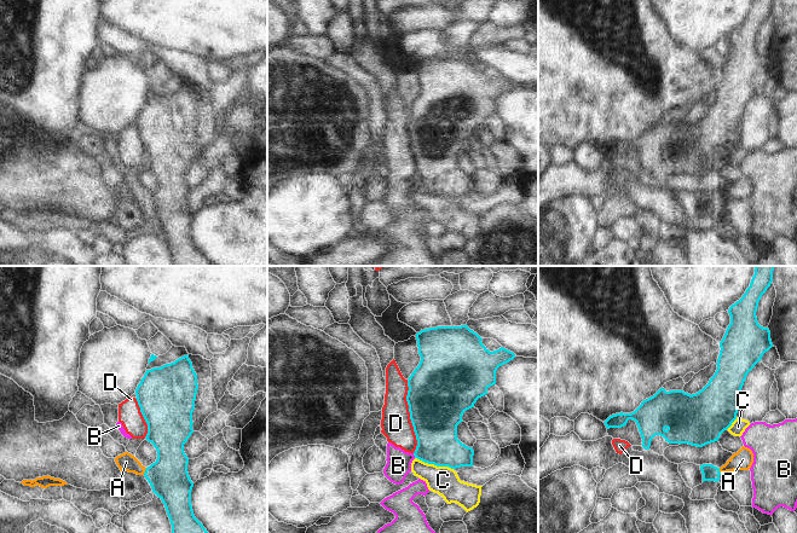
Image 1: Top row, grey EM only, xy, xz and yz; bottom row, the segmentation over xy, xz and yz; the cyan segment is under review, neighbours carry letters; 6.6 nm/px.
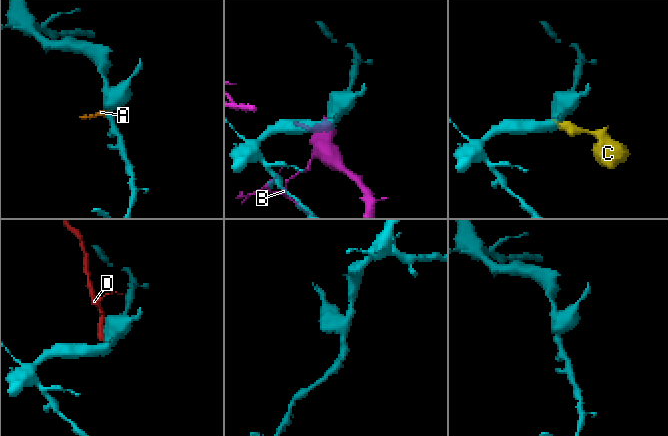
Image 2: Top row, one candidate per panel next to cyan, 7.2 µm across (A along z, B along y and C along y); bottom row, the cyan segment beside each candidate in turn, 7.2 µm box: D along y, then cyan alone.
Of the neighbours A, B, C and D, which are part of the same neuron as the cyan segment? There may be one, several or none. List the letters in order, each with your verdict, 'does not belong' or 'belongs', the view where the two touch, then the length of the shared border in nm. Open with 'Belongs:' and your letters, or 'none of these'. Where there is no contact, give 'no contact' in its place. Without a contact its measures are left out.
Belongs: none of these
A: does not belong | xy | 50 nm
B: does not belong | xz | 40 nm
C: does not belong | xz | 260 nm
D: does not belong | xz | 500 nm

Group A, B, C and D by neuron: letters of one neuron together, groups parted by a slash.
A C / B D

